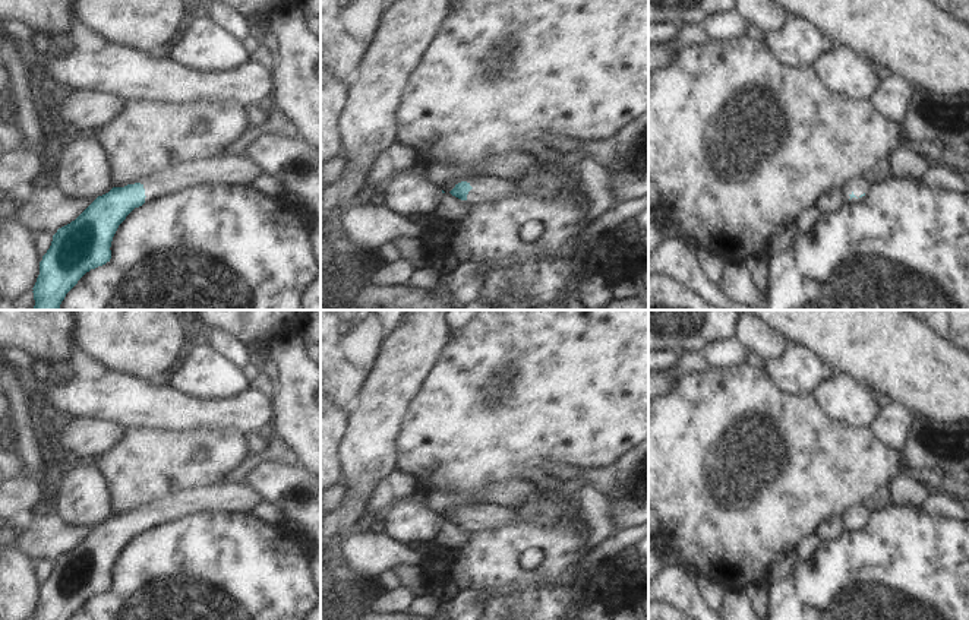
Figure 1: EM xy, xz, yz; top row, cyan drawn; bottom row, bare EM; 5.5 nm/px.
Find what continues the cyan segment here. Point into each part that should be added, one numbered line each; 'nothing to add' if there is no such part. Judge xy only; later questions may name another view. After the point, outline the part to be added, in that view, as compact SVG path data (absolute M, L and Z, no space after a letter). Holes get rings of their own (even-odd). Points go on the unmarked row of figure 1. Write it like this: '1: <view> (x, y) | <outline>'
1: xy (227, 497) | M208 485L182 491L167 500L157 500L143 512L143 516L145 523L152 526L199 512L237 512L249 515L259 502L261 497L247 485Z

